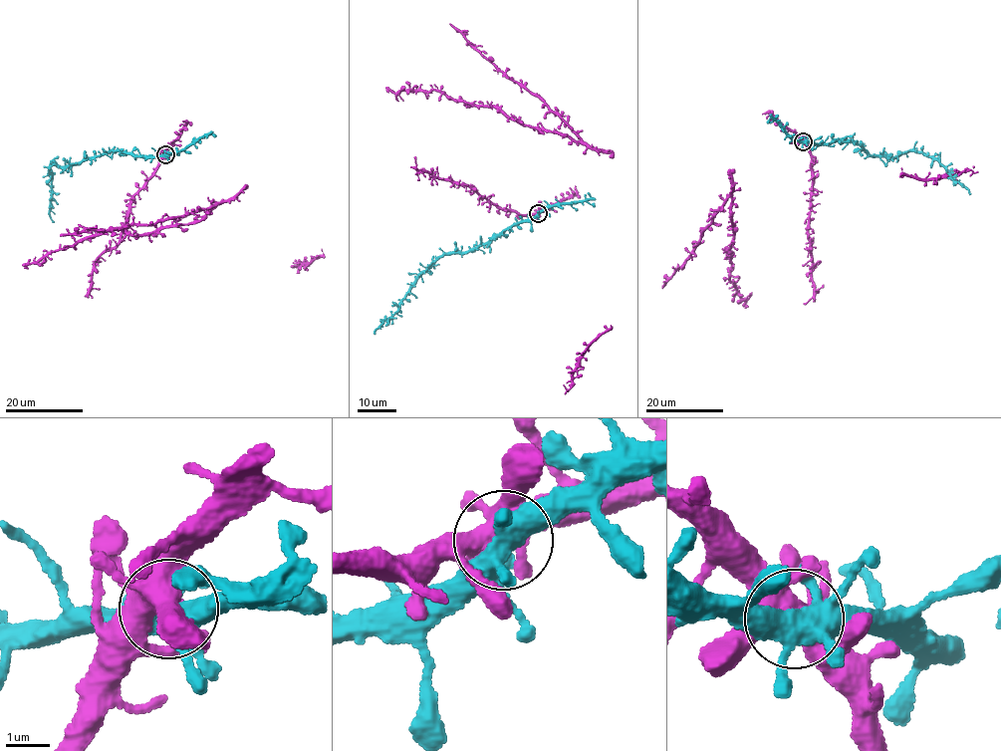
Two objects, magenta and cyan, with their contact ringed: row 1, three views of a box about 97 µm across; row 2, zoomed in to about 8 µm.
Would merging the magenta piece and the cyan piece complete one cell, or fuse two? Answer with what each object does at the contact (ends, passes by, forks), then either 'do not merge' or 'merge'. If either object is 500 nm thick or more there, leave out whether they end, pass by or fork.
magenta forks there; cyan forks there; merge

